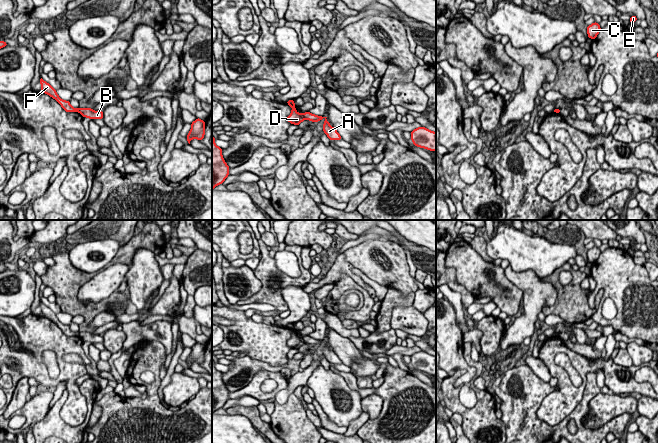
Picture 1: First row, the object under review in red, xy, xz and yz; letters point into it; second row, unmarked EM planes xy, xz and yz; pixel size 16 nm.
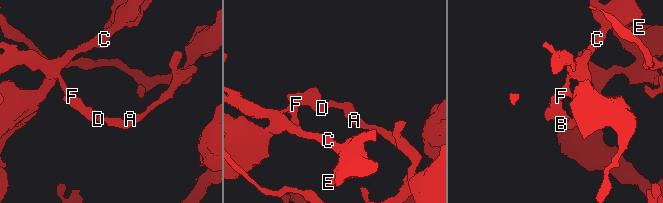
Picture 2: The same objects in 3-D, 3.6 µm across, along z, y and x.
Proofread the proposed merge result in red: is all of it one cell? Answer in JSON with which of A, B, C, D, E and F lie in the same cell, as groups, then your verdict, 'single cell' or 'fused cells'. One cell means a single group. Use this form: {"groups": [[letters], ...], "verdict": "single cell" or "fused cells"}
{"groups": [["A", "B"], ["C", "D", "E", "F"]], "verdict": "fused cells"}

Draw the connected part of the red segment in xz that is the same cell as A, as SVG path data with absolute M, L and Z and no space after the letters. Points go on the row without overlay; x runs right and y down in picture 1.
M310 336L303 337L303 340L304 340L304 343L310 344L315 347L324 342L325 346L323 348L323 355L328 360L328 362L330 364L342 364L342 361L339 359L339 357L336 355L336 353L334 351L332 351L330 349L330 347L327 345L327 343L326 343L327 341L317 340Z

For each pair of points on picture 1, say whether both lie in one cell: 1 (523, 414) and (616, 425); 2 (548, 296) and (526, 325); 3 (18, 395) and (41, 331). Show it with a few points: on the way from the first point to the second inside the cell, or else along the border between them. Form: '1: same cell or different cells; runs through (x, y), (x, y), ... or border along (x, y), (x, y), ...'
1: same cell; runs through (546, 429), (573, 418), (593, 432)
2: same cell; runs through (540, 302), (531, 311), (529, 317)
3: different cells; border along (26, 376), (18, 382), (12, 397)

